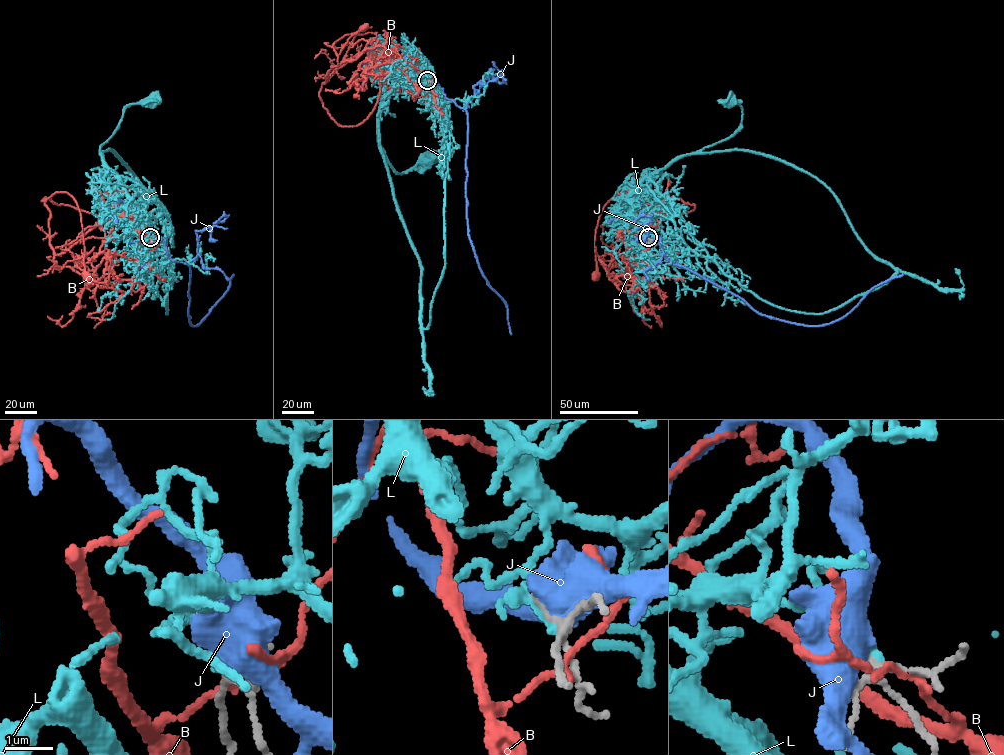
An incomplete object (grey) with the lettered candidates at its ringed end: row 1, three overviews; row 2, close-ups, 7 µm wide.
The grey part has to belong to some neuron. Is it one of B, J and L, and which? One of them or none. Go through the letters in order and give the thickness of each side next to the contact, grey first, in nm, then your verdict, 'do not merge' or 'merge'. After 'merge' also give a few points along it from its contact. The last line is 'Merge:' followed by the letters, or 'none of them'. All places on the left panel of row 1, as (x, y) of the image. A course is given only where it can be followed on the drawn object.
B: 150 nm thick on the grey side, 140 nm on the other; do not merge
J: 150 nm thick on the grey side, 750 nm on the other; do not merge
L: 160 nm thick on the grey side, 190 nm on the other; do not merge
Merge: none of them

